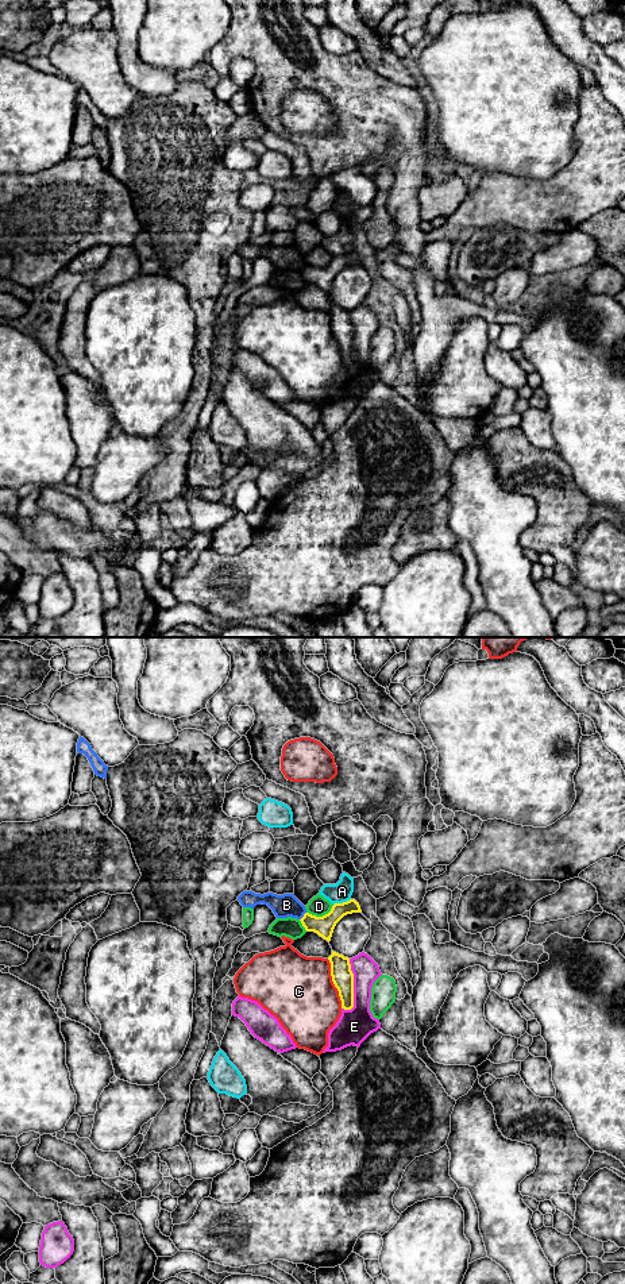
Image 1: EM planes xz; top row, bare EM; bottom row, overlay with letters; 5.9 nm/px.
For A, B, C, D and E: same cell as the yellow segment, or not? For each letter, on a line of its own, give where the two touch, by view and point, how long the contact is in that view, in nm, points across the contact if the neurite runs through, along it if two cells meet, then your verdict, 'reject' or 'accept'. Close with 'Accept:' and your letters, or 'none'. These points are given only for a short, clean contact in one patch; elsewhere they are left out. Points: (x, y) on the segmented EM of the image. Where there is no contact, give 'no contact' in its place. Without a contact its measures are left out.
A: meets yellow in xz at (343, 902); contact 110 nm long; reject
B: meets yellow in xz at (304, 916); contact 70 nm long; border along xz (305, 912), (300, 920); reject
C: meets yellow in xz at (334, 983); contact 320 nm long; reject
D: meets yellow in xz at (320, 917); contact 180 nm long; reject
E: meets yellow in xz at (352, 987); contact 320 nm long; reject
Accept: none

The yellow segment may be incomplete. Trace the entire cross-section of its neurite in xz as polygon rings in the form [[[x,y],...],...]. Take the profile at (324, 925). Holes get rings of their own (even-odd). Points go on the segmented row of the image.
[[[350,899],[343,903],[335,903],[331,911],[323,917],[305,913],[300,921],[306,932],[315,932],[329,942],[336,924],[344,915],[352,913],[362,913],[360,906],[355,899]]]

